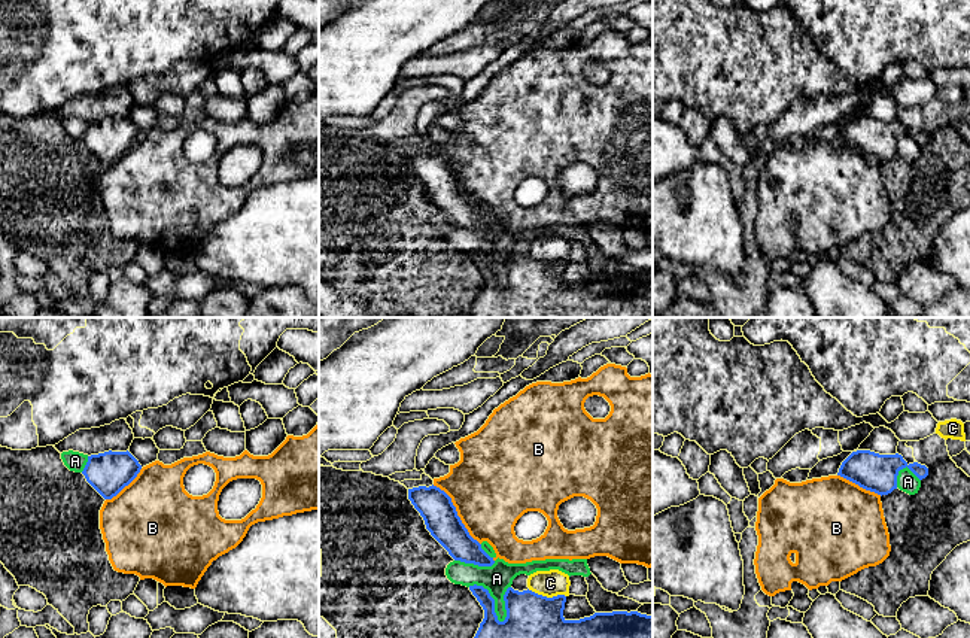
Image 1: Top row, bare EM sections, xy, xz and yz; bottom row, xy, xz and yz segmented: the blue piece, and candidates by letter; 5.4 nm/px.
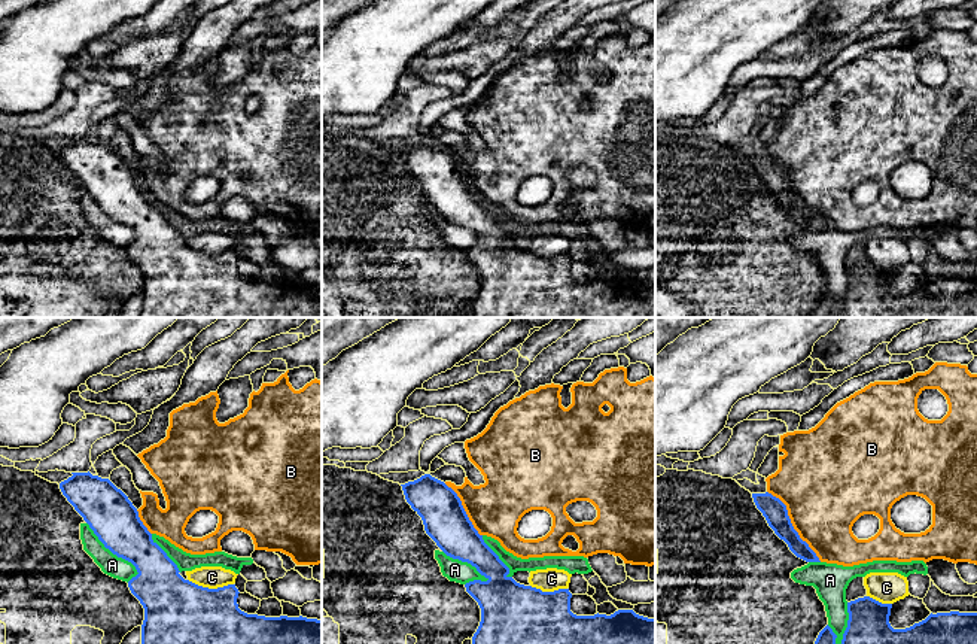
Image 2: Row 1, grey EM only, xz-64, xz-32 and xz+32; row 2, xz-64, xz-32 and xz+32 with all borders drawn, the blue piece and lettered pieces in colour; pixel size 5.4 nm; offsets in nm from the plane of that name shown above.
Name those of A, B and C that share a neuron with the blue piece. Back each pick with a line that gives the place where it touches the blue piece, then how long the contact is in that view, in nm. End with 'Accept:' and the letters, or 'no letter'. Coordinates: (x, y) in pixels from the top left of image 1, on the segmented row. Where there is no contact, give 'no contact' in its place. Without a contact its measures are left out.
Accept: no letter

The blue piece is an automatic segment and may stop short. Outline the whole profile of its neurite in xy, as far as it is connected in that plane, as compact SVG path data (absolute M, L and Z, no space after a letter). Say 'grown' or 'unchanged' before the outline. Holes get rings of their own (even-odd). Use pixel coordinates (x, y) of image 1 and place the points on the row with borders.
unchanged | M109 450L88 456L82 474L104 499L112 499L137 477L140 470L142 465L128 450Z

